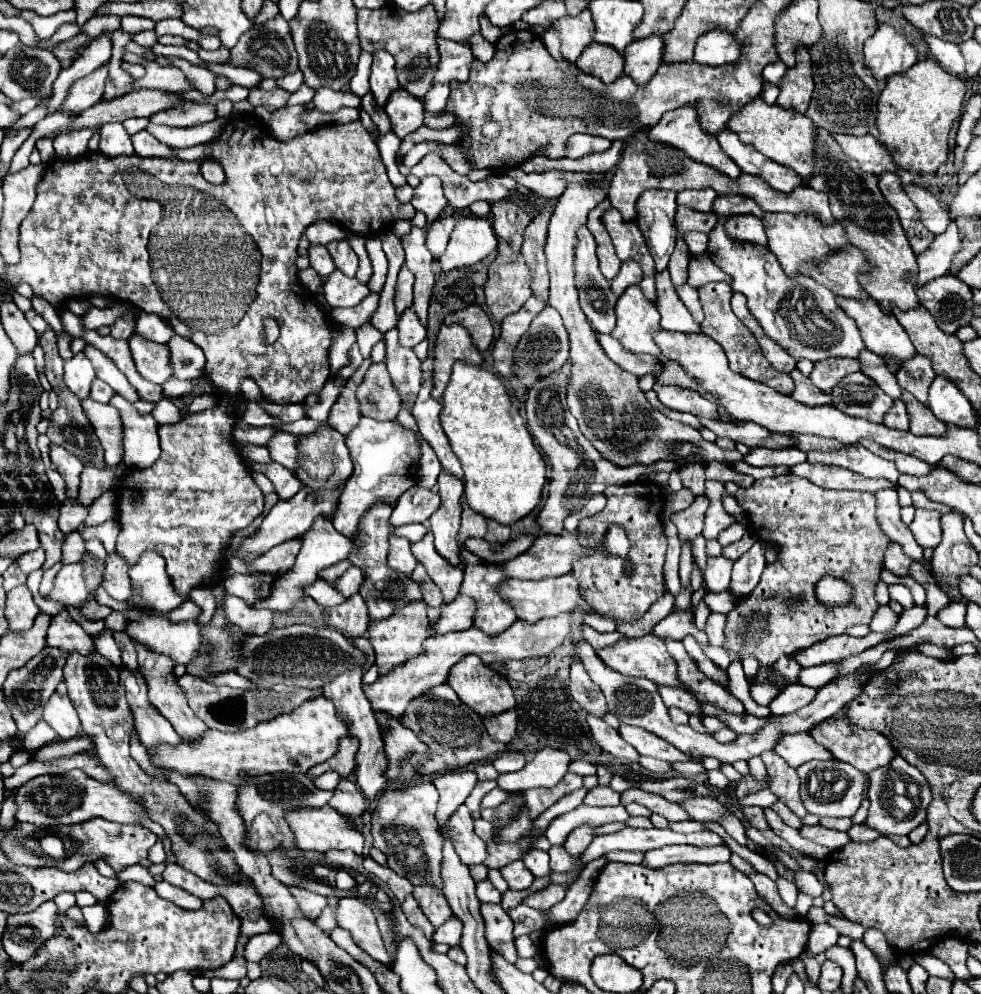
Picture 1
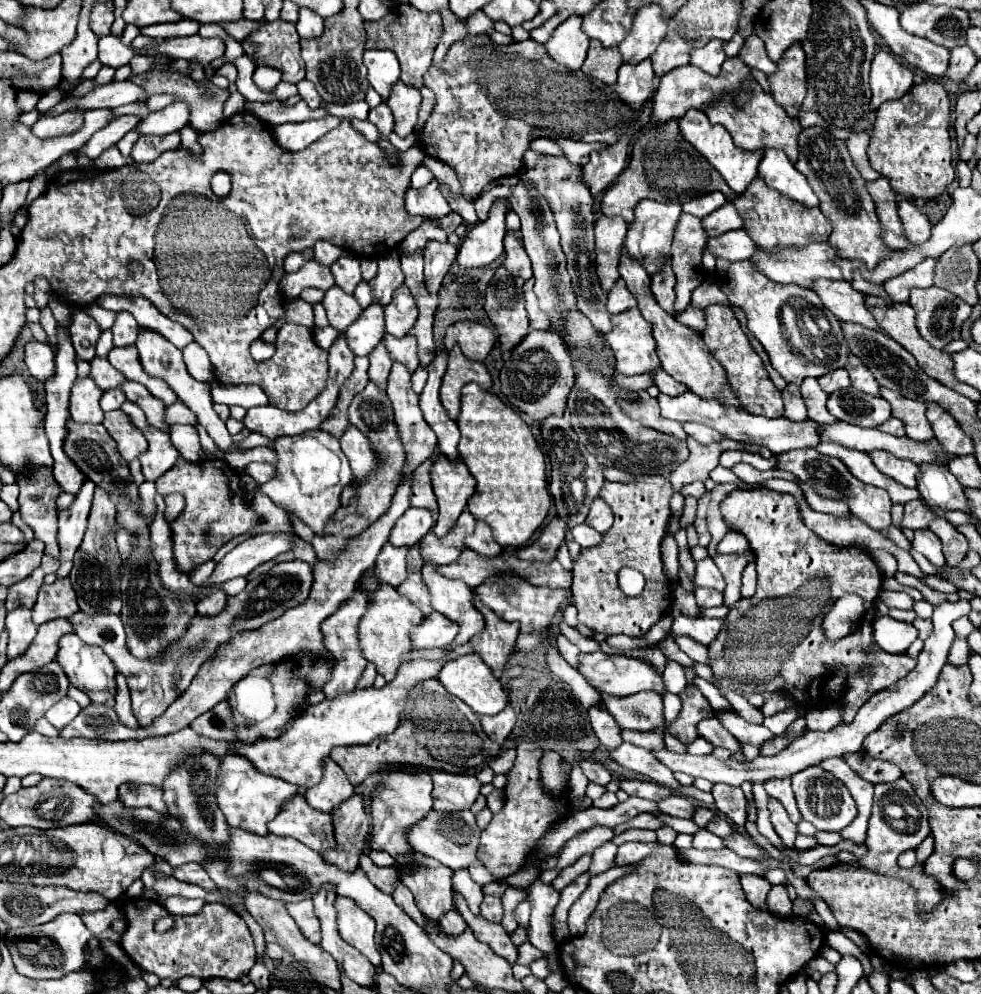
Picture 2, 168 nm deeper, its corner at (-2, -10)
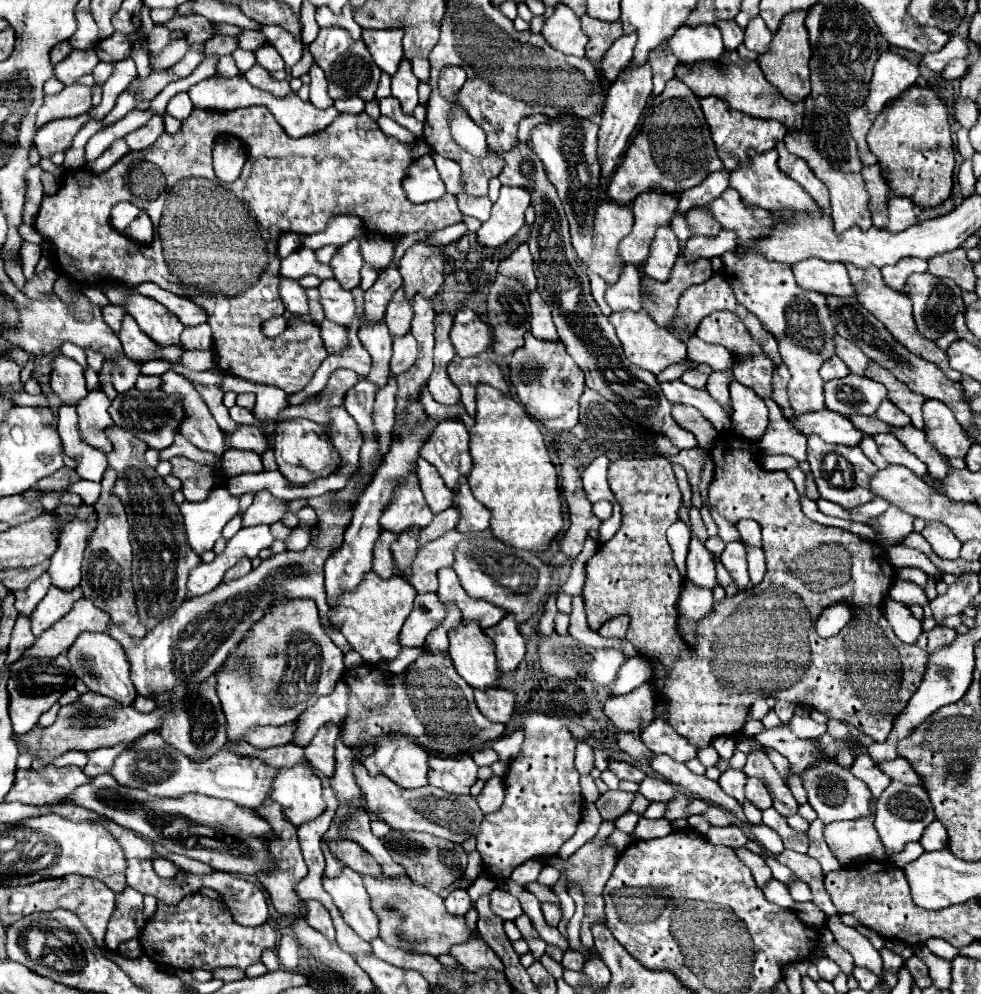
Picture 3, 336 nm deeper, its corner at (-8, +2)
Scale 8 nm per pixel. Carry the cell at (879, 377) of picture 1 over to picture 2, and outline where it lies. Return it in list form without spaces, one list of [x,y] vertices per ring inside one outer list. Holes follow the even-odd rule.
[[[853,354],[849,356],[849,360],[845,364],[845,370],[849,372],[853,388],[857,388],[861,392],[867,392],[871,396],[873,394],[879,396],[879,384],[877,384],[877,380],[869,372],[869,368],[865,368],[865,364],[861,364],[861,360],[857,360],[857,356],[853,356]]]

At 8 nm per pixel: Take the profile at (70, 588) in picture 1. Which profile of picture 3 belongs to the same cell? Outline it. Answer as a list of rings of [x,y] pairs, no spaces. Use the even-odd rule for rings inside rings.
[[[51,586],[47,596],[41,600],[41,604],[37,604],[35,612],[31,614],[33,634],[39,636],[47,628],[51,628],[51,624],[63,618],[73,608],[73,604],[81,598],[83,598],[81,588],[73,588],[71,592],[59,592],[59,588]]]

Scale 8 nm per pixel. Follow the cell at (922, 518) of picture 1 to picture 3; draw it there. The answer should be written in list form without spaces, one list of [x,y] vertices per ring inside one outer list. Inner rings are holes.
[[[927,522],[927,526],[923,528],[923,538],[931,544],[933,552],[941,558],[949,558],[955,560],[959,558],[959,550],[961,550],[961,542],[955,538],[955,534],[939,522]]]

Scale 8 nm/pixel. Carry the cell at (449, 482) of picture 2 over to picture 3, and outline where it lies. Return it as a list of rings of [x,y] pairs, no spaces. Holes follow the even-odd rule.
[[[459,420],[439,422],[419,454],[437,468],[453,494],[459,492],[459,478],[469,476],[473,468],[469,454],[469,432]]]

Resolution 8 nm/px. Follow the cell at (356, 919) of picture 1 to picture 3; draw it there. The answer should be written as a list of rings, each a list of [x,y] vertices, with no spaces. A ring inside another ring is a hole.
[[[343,868],[341,876],[323,880],[323,888],[333,896],[343,920],[365,940],[379,938],[379,916],[371,908],[371,898],[363,888],[363,878],[351,868]]]

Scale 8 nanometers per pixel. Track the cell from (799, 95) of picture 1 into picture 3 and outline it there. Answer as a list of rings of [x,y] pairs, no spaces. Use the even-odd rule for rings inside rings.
[[[791,12],[781,20],[779,32],[773,36],[771,50],[767,54],[759,56],[759,66],[763,62],[763,74],[765,78],[791,102],[801,102],[809,96],[809,58],[811,58],[811,48],[809,48],[809,38],[807,38],[807,28],[803,24],[805,12]]]

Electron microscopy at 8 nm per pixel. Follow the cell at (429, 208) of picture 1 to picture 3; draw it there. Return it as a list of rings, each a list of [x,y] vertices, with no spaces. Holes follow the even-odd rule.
[[[419,156],[407,170],[403,190],[413,204],[439,200],[447,190],[431,156]]]

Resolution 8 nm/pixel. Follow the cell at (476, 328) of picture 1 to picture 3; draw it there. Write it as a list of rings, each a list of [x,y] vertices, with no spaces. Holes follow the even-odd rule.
[[[461,308],[453,320],[451,342],[459,356],[477,356],[491,346],[491,328],[473,310]]]

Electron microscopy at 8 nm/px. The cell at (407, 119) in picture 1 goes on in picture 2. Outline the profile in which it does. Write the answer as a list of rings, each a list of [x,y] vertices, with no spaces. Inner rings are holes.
[[[401,80],[393,86],[387,102],[385,102],[393,116],[395,116],[395,134],[401,138],[409,136],[417,122],[417,112],[421,106],[421,94],[417,88],[403,84]]]

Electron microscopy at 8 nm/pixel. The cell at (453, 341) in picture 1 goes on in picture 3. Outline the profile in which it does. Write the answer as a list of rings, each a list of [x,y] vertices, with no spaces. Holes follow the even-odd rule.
[[[455,356],[451,360],[447,372],[449,372],[451,382],[457,384],[459,392],[461,392],[461,402],[463,402],[469,416],[475,416],[475,386],[479,382],[495,386],[503,394],[509,392],[499,366],[491,360],[483,360],[477,356],[473,356],[473,358]]]

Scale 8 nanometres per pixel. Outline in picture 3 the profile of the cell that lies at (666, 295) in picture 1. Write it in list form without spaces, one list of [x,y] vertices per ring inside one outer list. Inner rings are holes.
[[[669,226],[657,230],[655,240],[651,244],[651,256],[643,266],[643,272],[659,282],[667,282],[673,270],[673,264],[679,256],[679,242],[677,236],[671,232]]]

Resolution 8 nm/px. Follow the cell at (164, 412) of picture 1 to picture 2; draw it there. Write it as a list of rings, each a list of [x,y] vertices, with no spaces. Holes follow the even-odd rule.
[[[173,424],[171,426],[171,440],[173,440],[173,446],[179,450],[179,454],[185,456],[185,460],[189,460],[189,462],[205,460],[205,452],[199,444],[199,434],[193,426]]]

